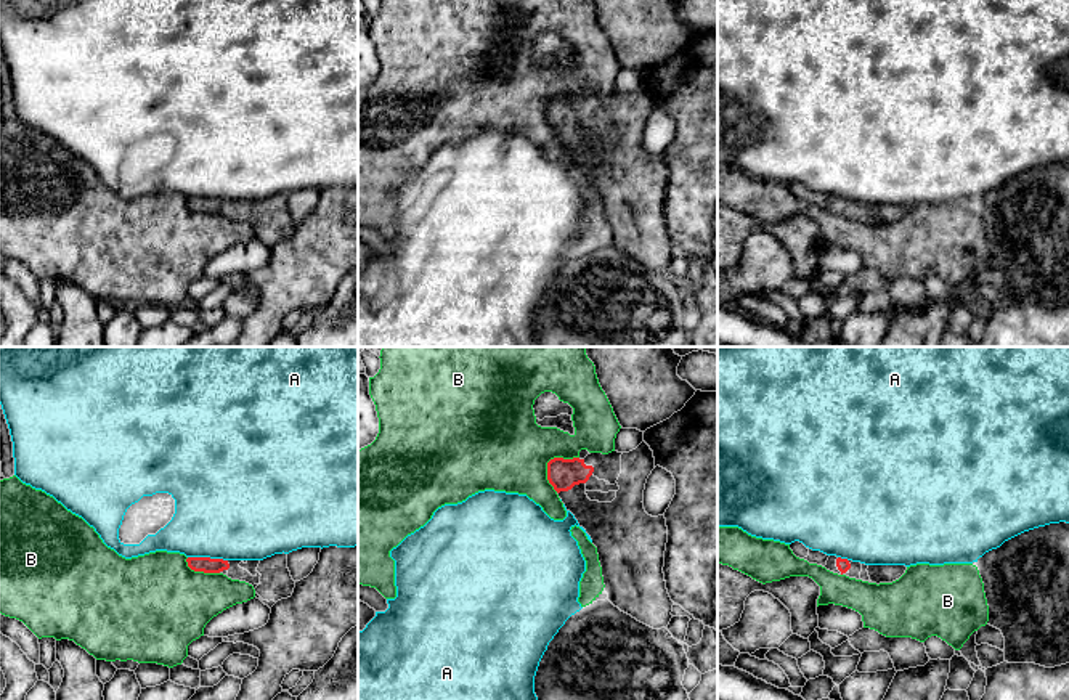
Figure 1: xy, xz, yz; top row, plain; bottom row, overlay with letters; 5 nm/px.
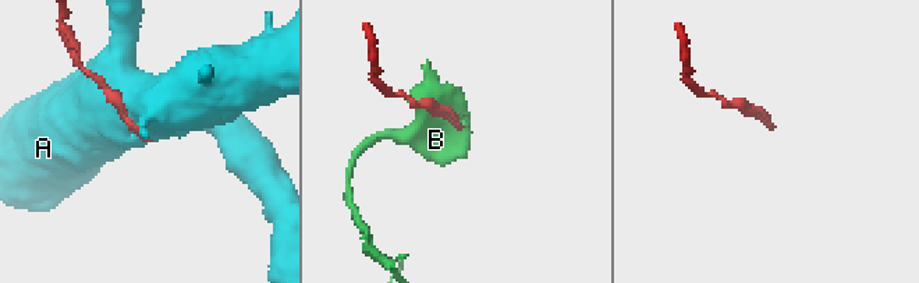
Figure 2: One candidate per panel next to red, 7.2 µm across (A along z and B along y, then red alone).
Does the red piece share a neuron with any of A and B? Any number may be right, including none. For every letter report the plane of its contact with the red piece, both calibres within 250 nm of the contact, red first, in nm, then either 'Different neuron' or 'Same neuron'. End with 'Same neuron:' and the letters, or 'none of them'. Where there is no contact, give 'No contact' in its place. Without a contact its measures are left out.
A: Touches red in xy. Thickness 80 nm (red) against 480 nm. Different neuron
B: Touches red in xz. Thickness 160 nm (red) against 420 nm. Different neuron
Same neuron: none of them

